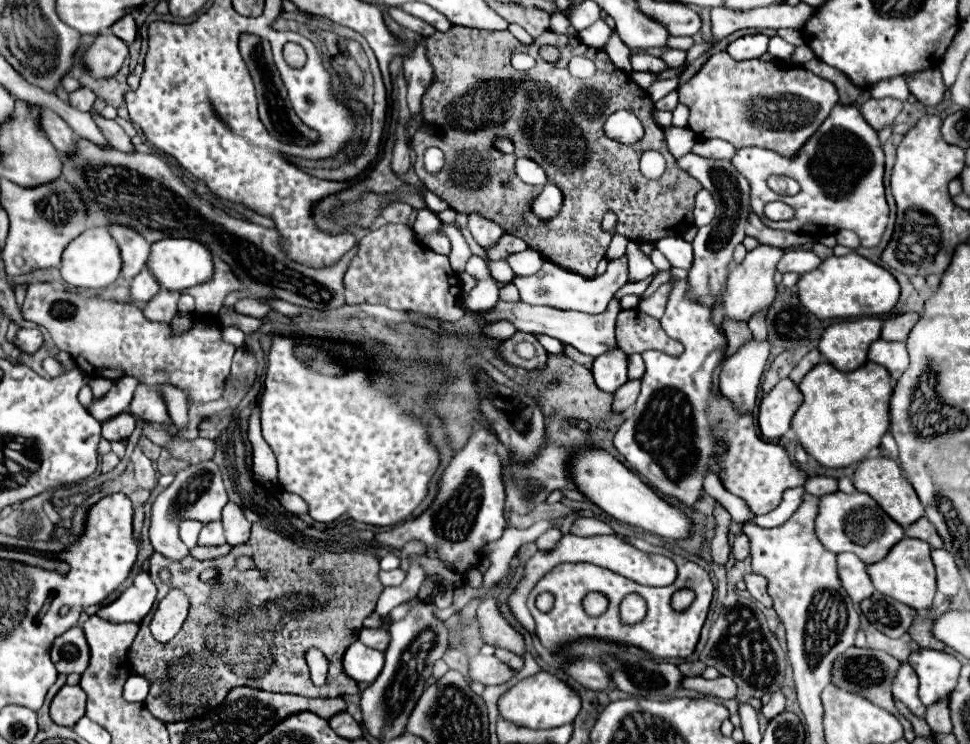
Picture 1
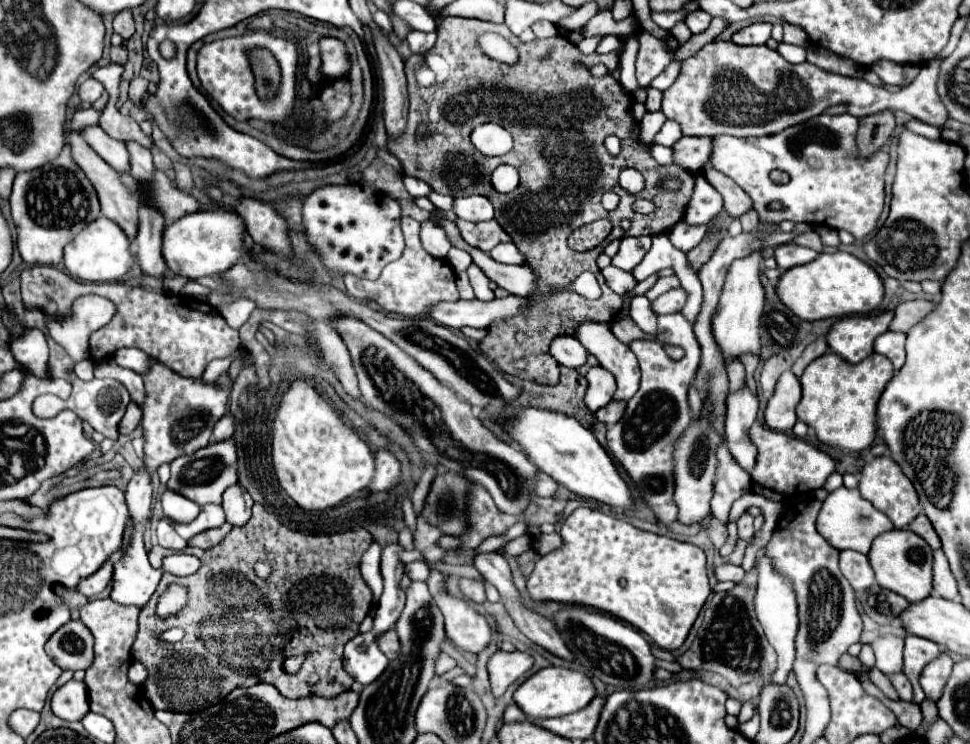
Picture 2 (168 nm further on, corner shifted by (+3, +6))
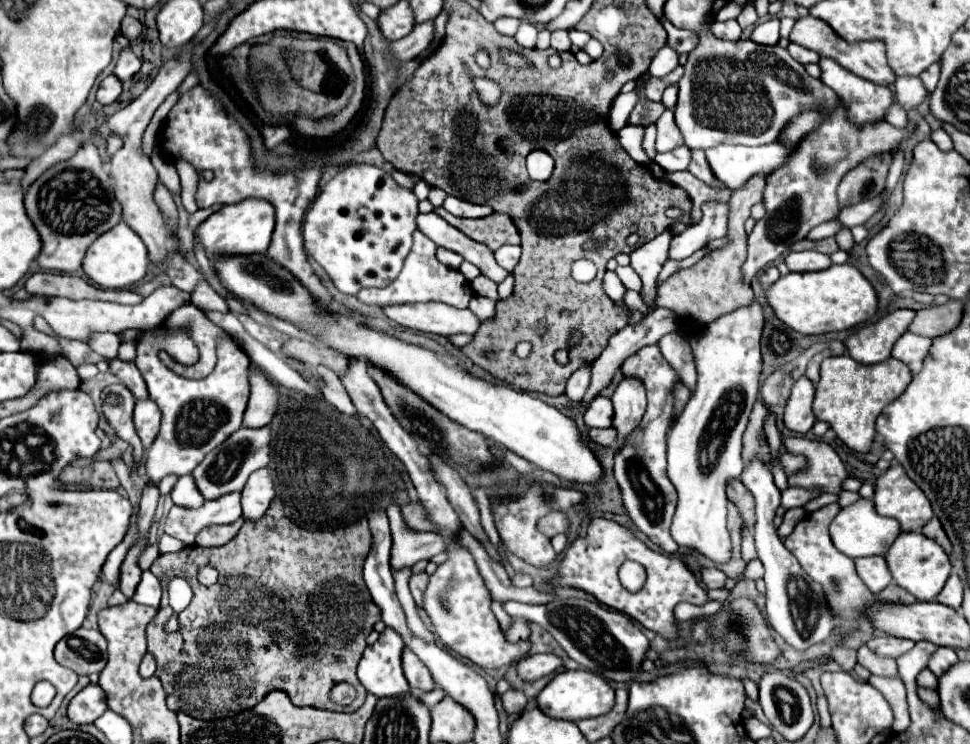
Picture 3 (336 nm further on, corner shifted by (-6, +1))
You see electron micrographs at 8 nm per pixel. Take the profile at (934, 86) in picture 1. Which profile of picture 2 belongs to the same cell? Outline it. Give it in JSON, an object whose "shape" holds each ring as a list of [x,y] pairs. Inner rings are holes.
{"shape":[[[877,62],[871,66],[873,72],[879,74],[879,78],[885,82],[885,84],[893,84],[893,86],[901,86],[905,82],[905,72],[903,72],[903,66],[901,64],[891,64],[891,62]]]}

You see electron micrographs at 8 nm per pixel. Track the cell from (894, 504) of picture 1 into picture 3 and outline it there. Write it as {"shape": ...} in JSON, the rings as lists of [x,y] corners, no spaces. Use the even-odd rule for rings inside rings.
{"shape":[[[892,465],[878,477],[874,503],[876,511],[896,519],[902,531],[920,531],[934,515],[930,501],[900,465]]]}

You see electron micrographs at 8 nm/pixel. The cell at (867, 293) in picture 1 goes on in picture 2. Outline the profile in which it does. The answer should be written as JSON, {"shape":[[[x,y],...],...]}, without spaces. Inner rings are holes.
{"shape":[[[849,252],[819,254],[813,262],[805,266],[795,266],[783,272],[777,294],[803,320],[821,320],[821,318],[843,318],[853,314],[873,312],[885,294],[881,276],[863,260]]]}

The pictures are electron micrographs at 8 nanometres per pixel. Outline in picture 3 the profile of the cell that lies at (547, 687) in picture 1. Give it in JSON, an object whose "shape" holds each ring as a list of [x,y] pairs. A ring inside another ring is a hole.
{"shape":[[[562,671],[558,673],[538,695],[538,707],[554,717],[554,719],[588,719],[588,717],[598,717],[604,715],[612,709],[614,705],[614,689],[596,673],[592,671]]]}

